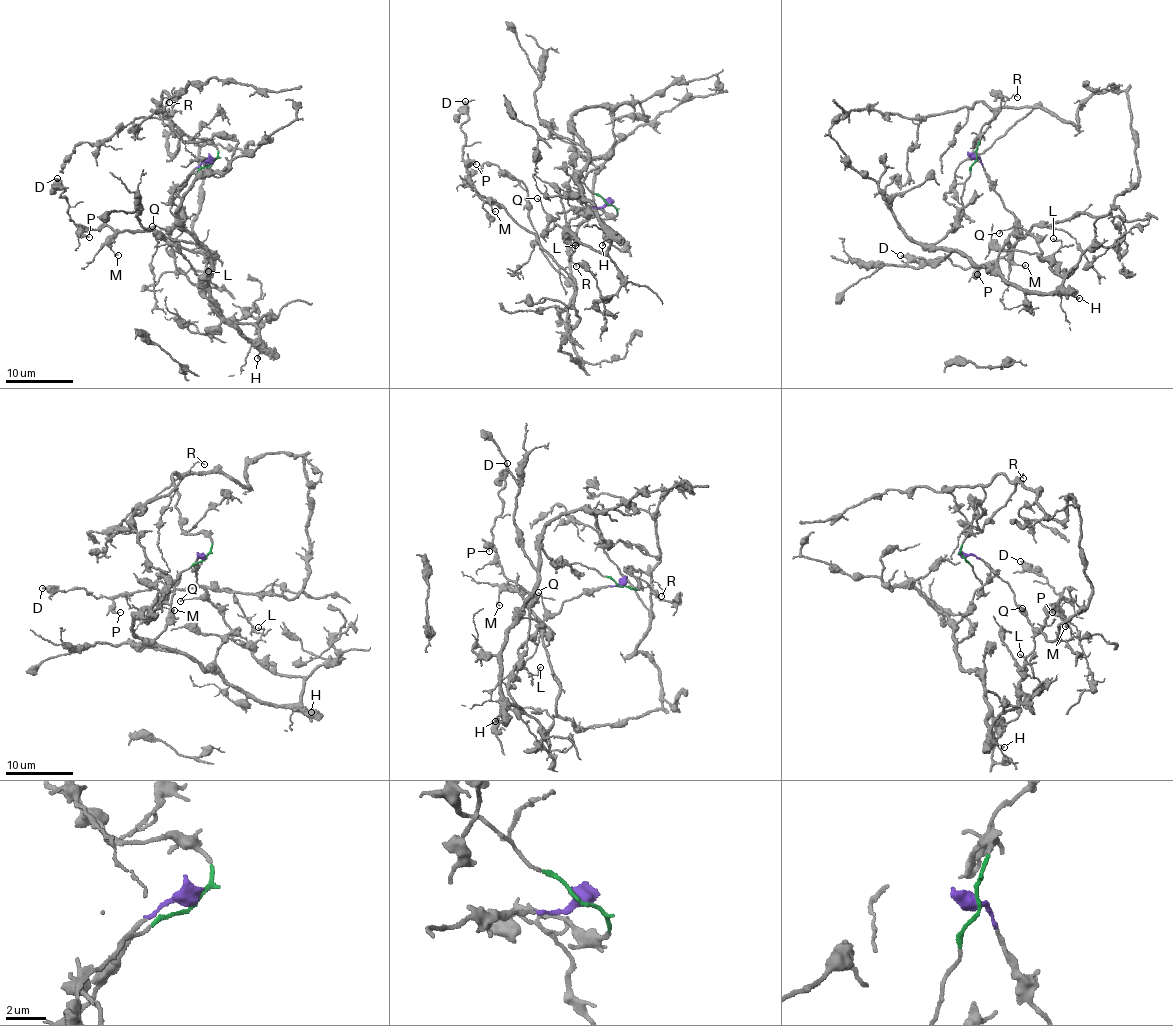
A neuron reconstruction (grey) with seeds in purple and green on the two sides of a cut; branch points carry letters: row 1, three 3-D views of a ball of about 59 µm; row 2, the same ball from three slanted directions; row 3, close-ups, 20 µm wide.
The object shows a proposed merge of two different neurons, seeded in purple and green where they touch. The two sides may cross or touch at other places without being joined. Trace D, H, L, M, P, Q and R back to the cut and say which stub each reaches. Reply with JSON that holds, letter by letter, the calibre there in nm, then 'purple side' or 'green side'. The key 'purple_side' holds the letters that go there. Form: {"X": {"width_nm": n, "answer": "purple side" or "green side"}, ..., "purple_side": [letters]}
{"D": {"width_nm": 240, "answer": "green side"}, "H": {"width_nm": 160, "answer": "purple side"}, "L": {"width_nm": 140, "answer": "purple side"}, "M": {"width_nm": 140, "answer": "green side"}, "P": {"width_nm": 160, "answer": "green side"}, "Q": {"width_nm": 130, "answer": "purple side"}, "R": {"width_nm": 90, "answer": "green side"}, "purple_side": ["H", "L", "Q"]}

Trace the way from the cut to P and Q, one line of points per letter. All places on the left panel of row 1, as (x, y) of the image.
P: (211, 163), (159, 104), (169, 151), (181, 130), (199, 148), (193, 235), (212, 267), (156, 232), (89, 236)
Q: (211, 163), (200, 163), (181, 187), (170, 210), (174, 223), (161, 229), (152, 226)

